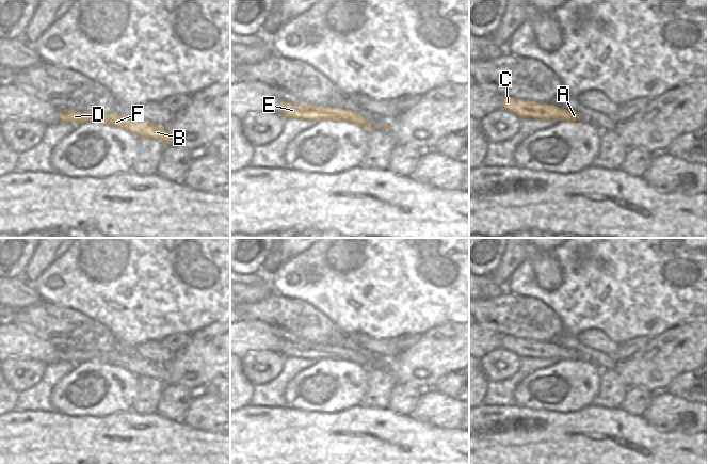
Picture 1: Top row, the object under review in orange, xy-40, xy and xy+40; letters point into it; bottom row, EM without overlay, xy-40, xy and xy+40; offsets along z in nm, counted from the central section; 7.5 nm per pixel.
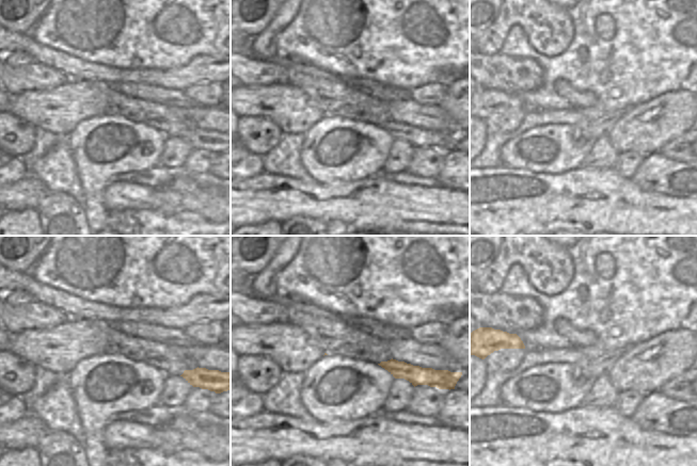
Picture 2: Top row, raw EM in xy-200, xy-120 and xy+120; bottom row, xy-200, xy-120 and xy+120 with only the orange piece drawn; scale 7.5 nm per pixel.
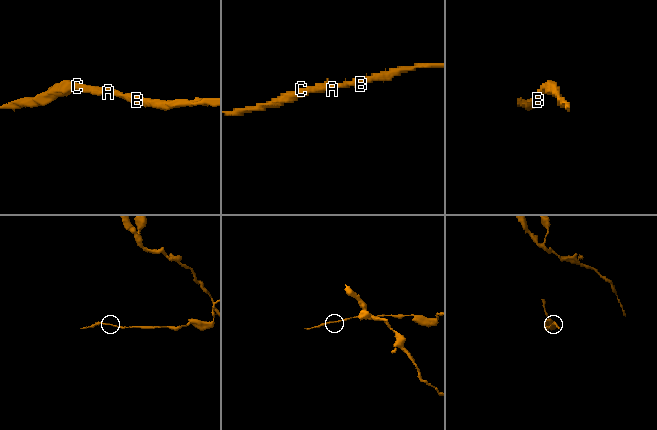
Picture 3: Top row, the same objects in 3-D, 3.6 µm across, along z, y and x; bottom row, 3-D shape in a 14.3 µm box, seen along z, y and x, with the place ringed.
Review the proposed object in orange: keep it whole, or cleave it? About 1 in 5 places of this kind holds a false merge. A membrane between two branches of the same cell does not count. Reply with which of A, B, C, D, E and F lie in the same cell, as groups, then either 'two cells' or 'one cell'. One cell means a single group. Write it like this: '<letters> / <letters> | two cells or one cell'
A B C D E F | one cell

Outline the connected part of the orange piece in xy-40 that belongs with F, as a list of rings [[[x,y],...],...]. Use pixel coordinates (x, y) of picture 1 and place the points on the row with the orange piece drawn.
[[[60,110],[60,119],[62,123],[71,123],[80,125],[91,121],[98,121],[106,125],[112,125],[120,129],[125,129],[138,138],[150,138],[161,142],[164,146],[168,146],[168,134],[164,125],[157,125],[148,121],[140,118],[129,119],[119,113],[112,112],[110,114],[100,114],[99,112],[78,112],[76,110]]]

